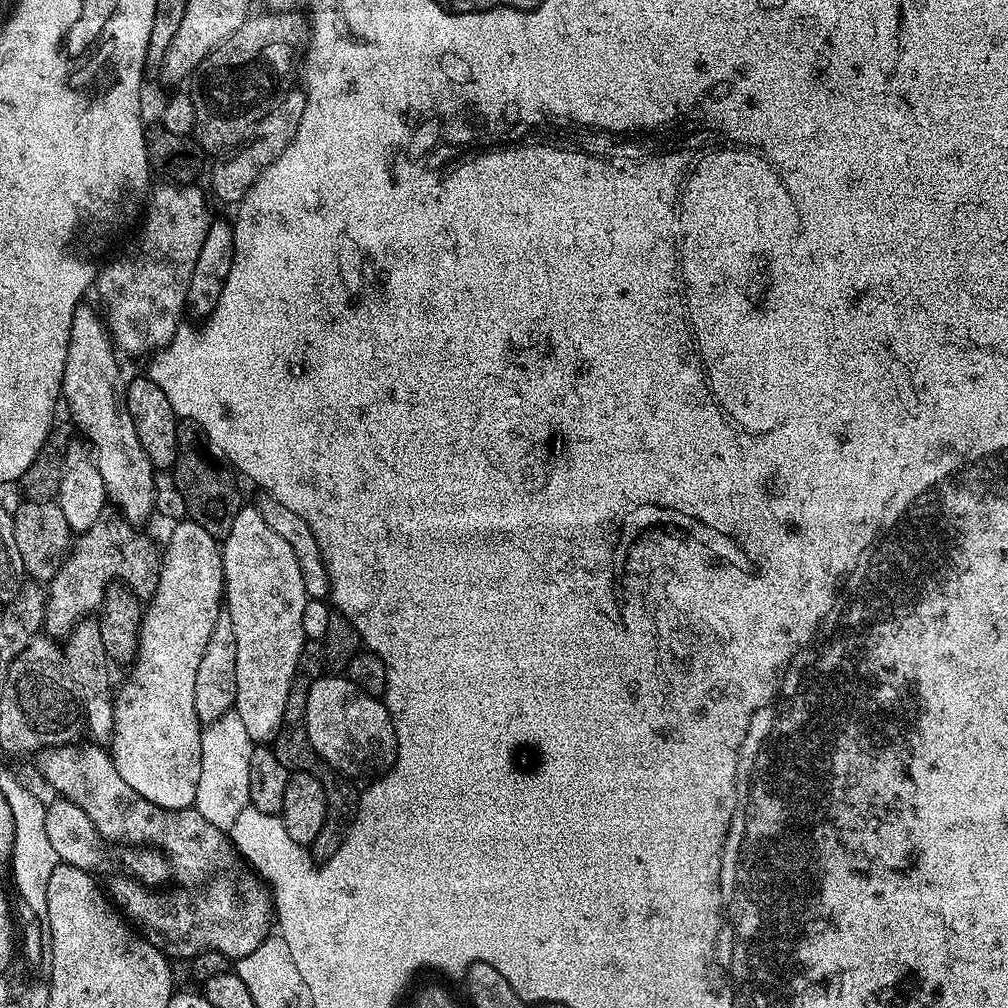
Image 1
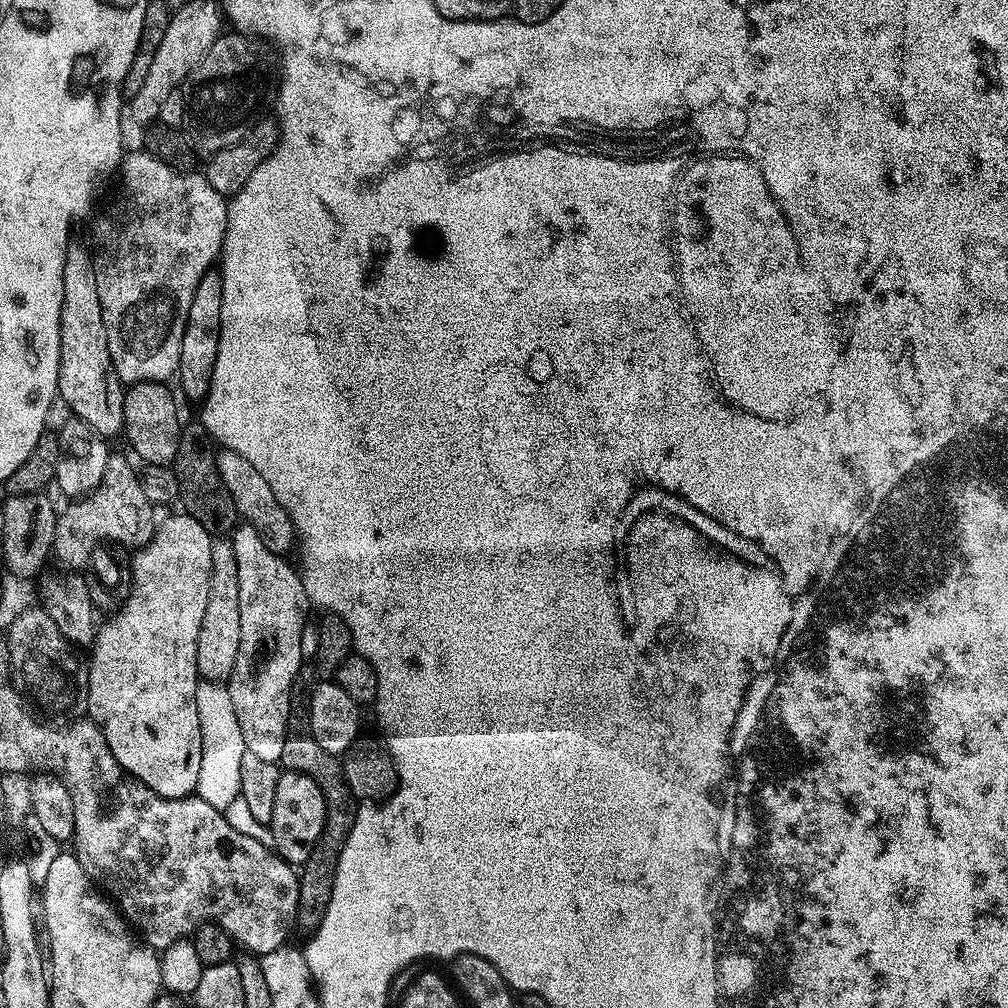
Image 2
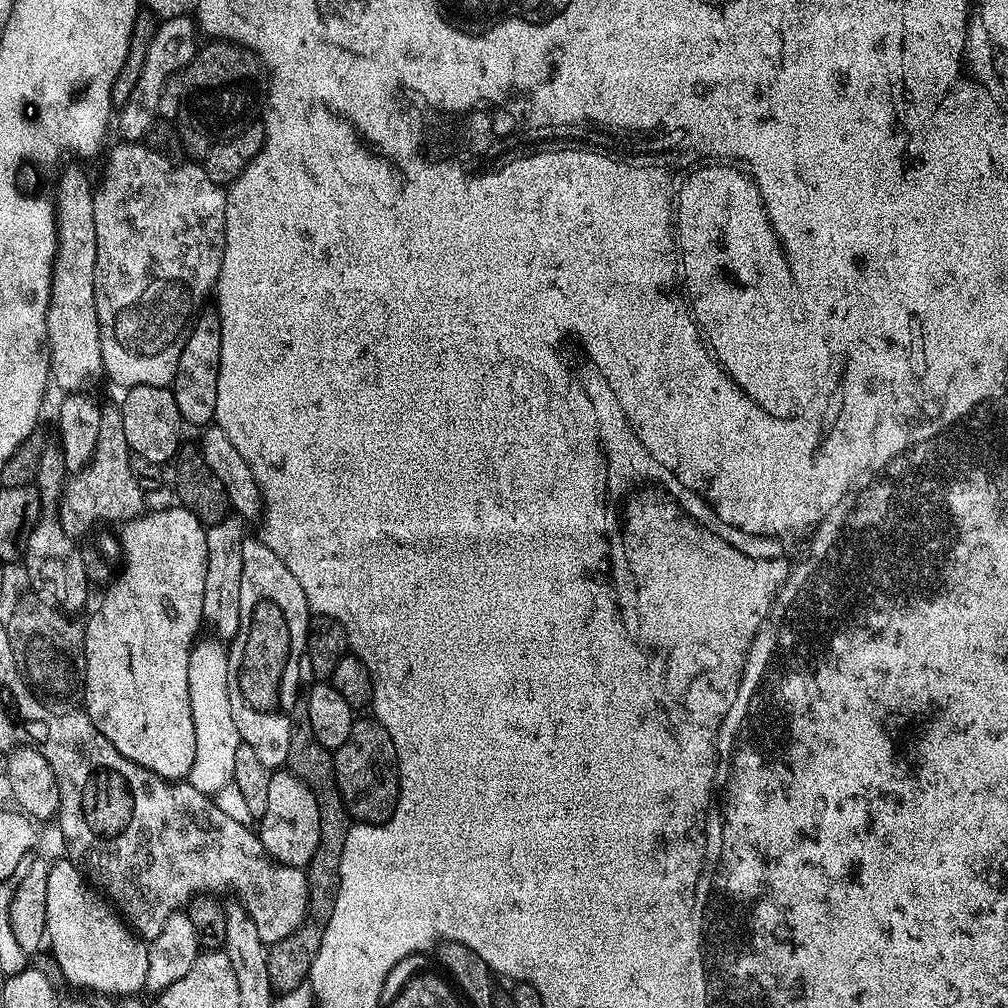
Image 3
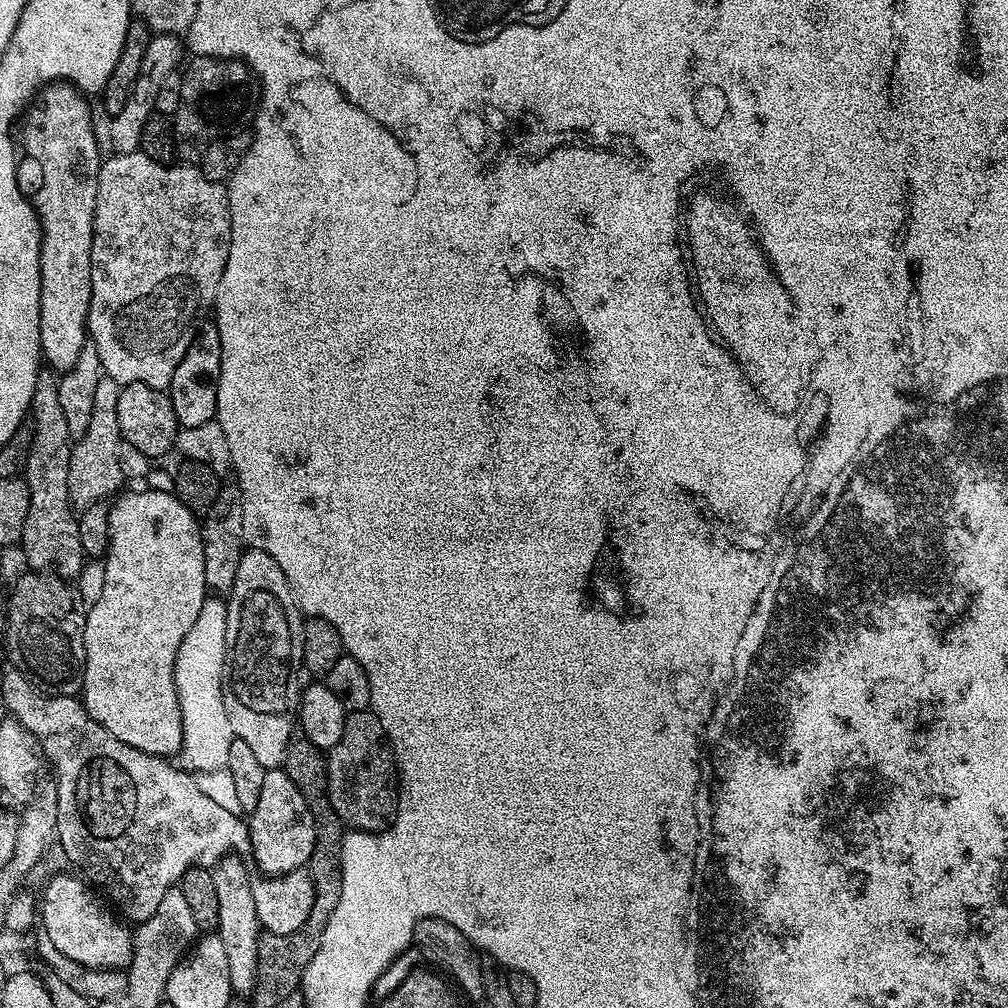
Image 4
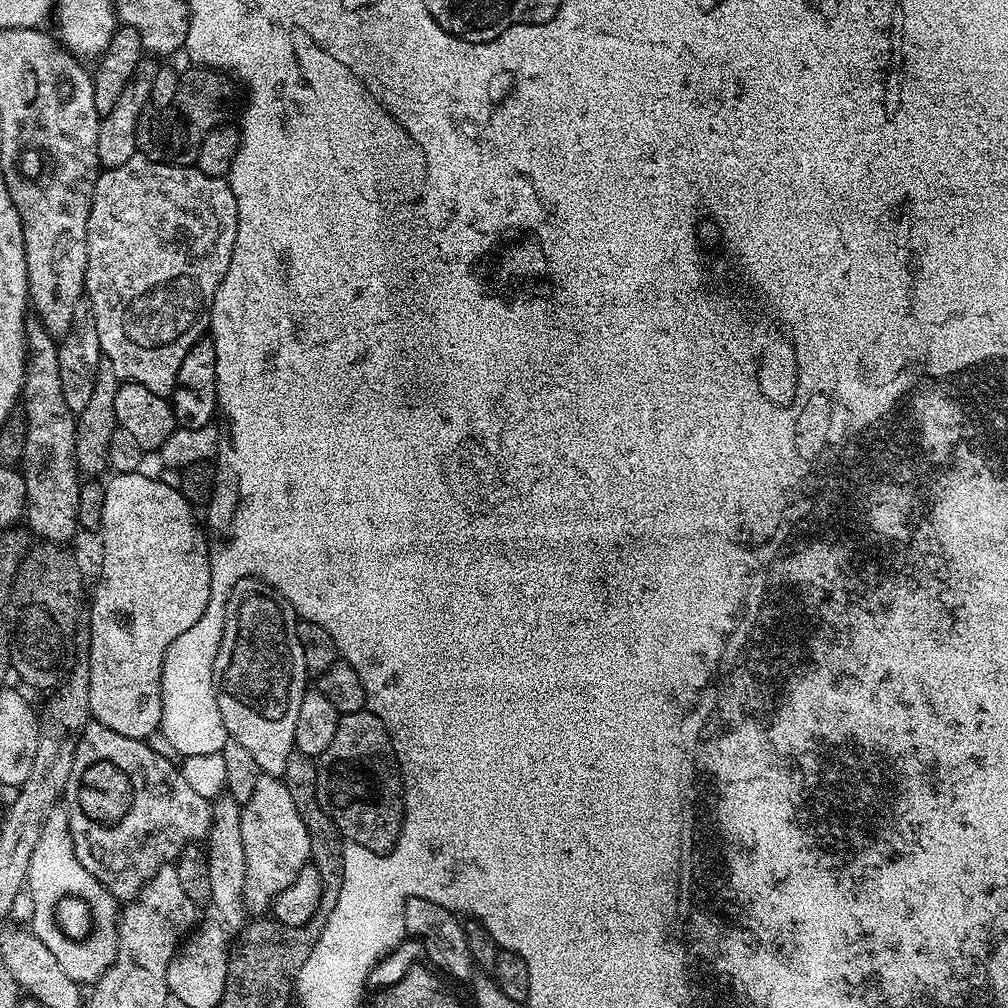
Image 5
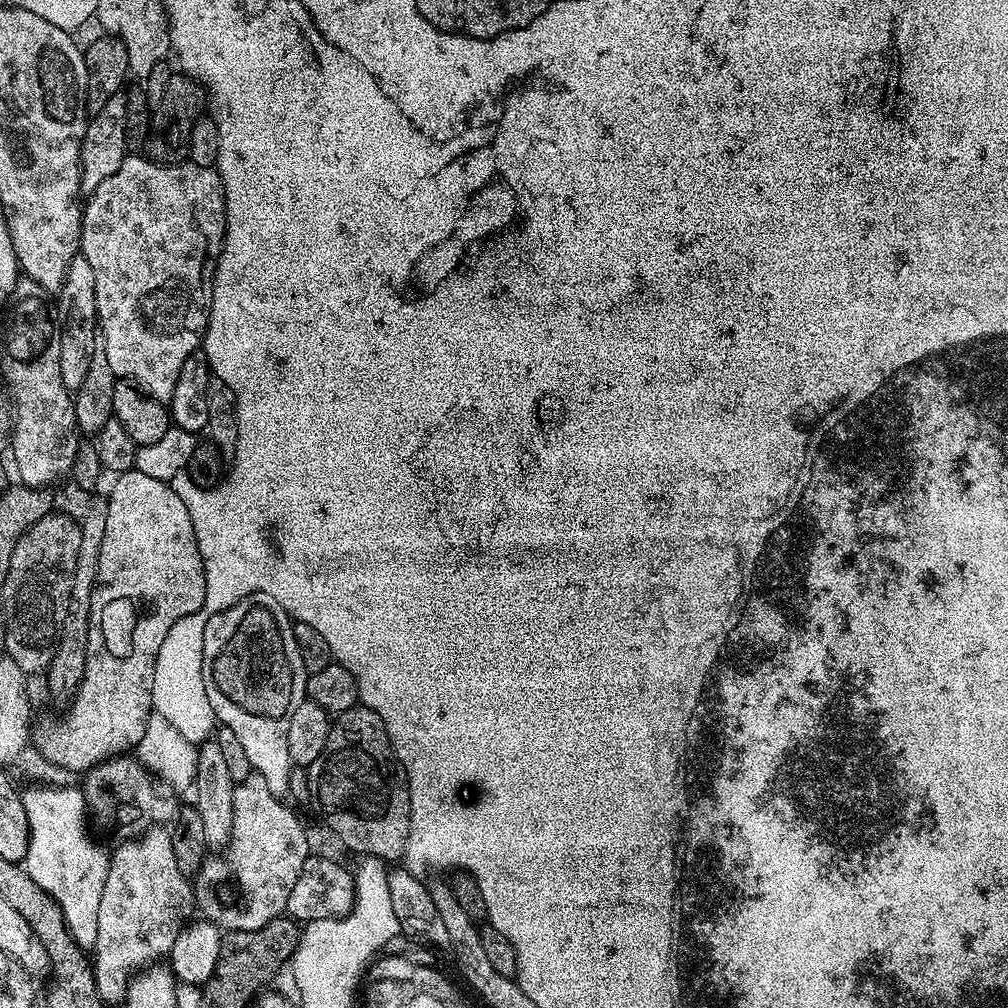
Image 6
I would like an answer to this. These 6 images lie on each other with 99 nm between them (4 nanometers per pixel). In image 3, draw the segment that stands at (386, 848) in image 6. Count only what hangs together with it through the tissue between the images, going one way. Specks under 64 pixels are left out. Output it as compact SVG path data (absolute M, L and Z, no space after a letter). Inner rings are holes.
M374 718L353 719L346 742L334 749L332 761L338 778L338 790L353 821L379 824L388 819L400 797L400 771L394 750L394 738Z

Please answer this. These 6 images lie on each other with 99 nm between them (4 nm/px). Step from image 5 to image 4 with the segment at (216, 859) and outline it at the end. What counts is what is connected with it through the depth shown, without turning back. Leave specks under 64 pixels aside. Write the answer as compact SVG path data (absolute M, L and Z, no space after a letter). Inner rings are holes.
M225 858L211 869L214 887L218 894L218 926L216 932L226 946L226 958L230 962L230 986L237 997L251 997L256 991L258 970L258 942L262 935L258 910L254 906L253 877L248 877L248 868L240 860Z

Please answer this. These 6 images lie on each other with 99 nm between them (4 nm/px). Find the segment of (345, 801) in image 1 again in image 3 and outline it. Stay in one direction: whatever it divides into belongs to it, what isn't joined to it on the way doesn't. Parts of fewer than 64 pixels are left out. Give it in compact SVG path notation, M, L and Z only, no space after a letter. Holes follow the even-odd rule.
M307 695L290 704L292 733L290 734L290 750L288 751L287 771L293 772L314 794L318 802L318 818L320 833L318 834L318 850L314 850L314 858L310 858L306 875L308 877L308 910L310 915L282 942L271 945L268 950L268 973L277 989L297 988L300 983L309 979L312 963L316 957L318 946L322 942L324 926L332 913L332 904L336 900L336 890L340 878L342 850L346 846L350 817L344 805L342 794L338 790L338 778L334 774L333 753L323 748L314 738L314 730L310 730L310 710Z

